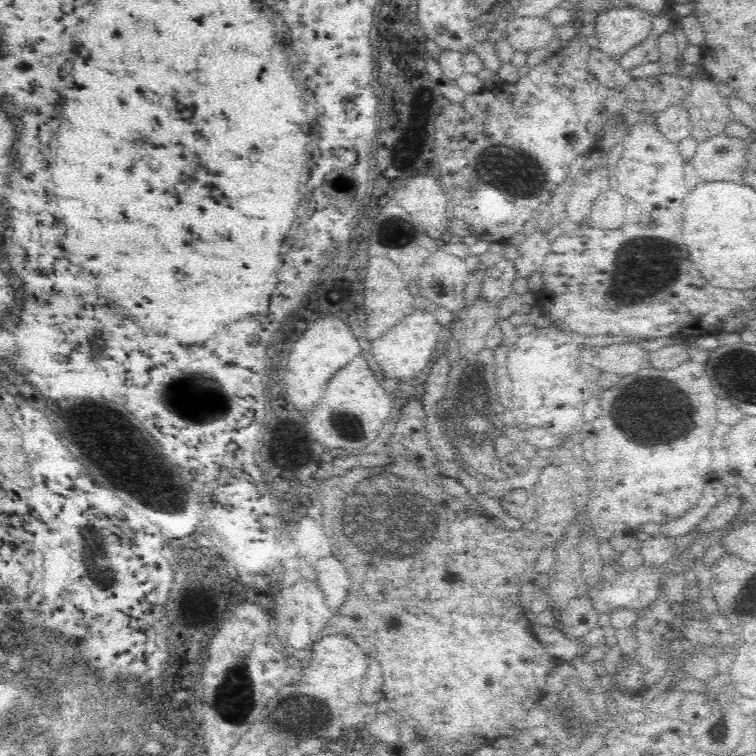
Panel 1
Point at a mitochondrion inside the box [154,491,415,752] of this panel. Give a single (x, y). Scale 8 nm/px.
(233, 698)

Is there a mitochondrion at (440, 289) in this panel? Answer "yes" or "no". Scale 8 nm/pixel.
no

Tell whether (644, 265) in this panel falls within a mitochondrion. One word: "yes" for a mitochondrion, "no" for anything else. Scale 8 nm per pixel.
yes

